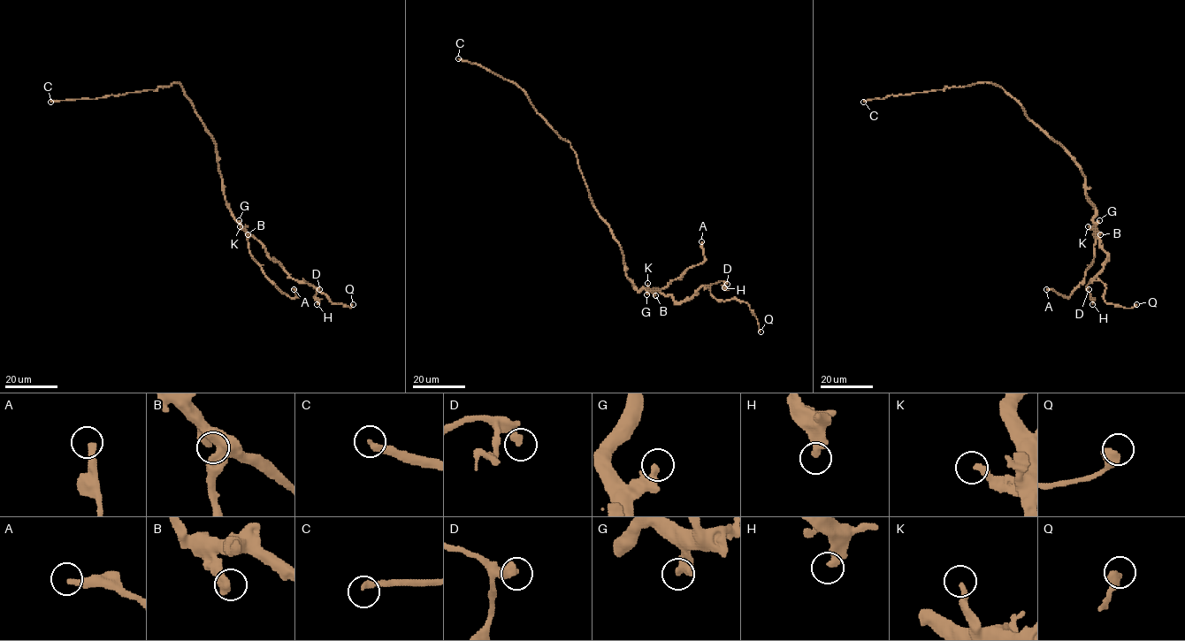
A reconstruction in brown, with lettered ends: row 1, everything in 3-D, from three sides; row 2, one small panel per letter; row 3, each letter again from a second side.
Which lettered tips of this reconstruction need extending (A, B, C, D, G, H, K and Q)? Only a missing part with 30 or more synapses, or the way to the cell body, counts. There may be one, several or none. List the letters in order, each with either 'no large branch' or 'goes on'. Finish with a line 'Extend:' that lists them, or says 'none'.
A: goes on
B: no large branch
C: no large branch
D: no large branch
G: no large branch
H: no large branch
K: no large branch
Q: no large branch
Extend: A

